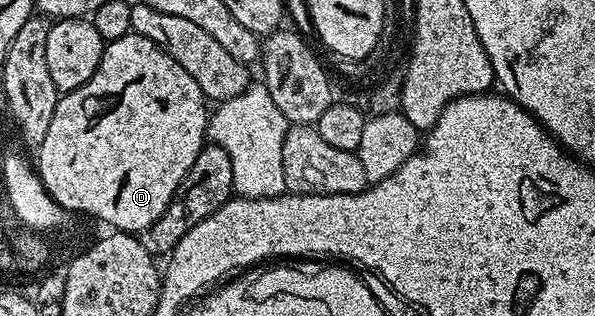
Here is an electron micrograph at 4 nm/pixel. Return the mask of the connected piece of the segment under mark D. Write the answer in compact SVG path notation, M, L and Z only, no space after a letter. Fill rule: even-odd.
M129 33L106 43L103 47L101 64L97 64L97 72L93 72L93 76L89 76L89 80L81 84L81 88L68 90L60 97L53 112L53 120L49 120L49 132L45 132L45 140L37 148L39 154L37 173L48 195L65 209L75 211L80 216L92 214L93 217L108 222L116 231L138 235L149 229L163 215L181 180L187 175L189 168L193 168L193 160L197 160L205 145L208 121L209 102L204 98L197 80L193 80L193 76L189 76L189 72L185 72L185 68L181 68L181 64L177 64L177 60L173 60L173 56L168 54L163 46L153 44L153 40L140 34Z

